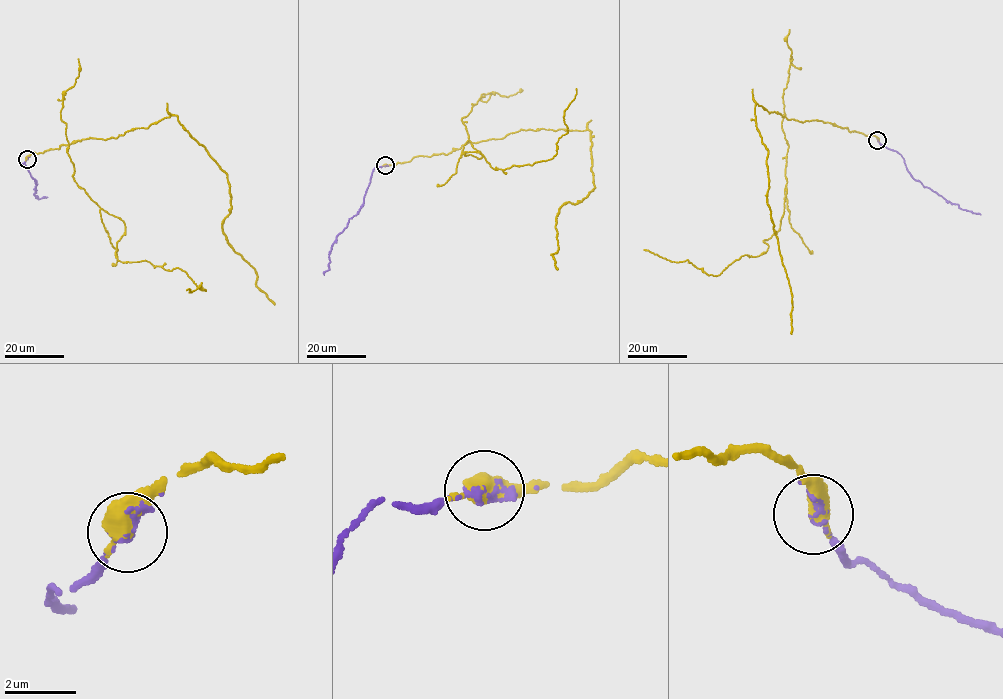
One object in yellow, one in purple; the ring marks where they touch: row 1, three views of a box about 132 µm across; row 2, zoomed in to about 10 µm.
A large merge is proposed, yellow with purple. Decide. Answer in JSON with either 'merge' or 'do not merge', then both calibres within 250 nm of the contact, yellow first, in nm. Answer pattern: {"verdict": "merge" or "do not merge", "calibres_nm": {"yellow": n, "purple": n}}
{"verdict": "merge", "calibres_nm": {"yellow": 650, "purple": 140}}

